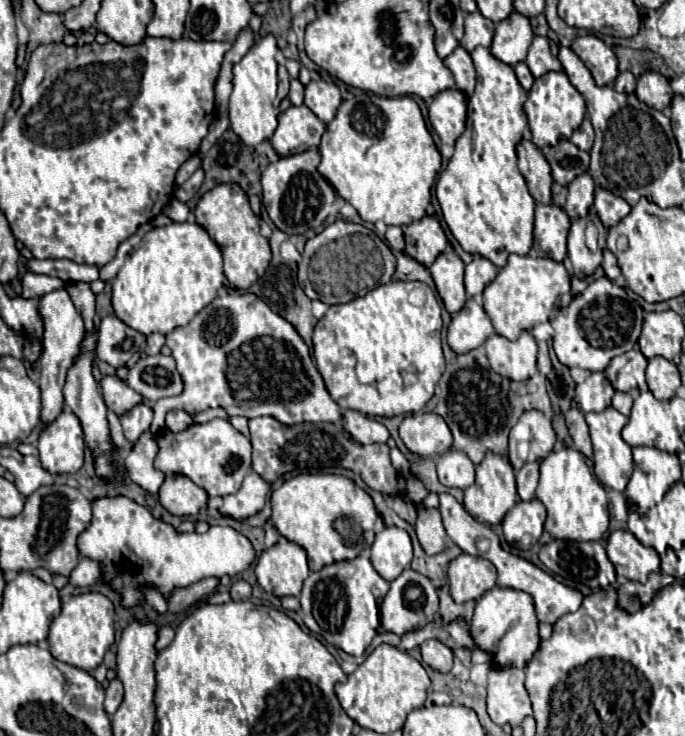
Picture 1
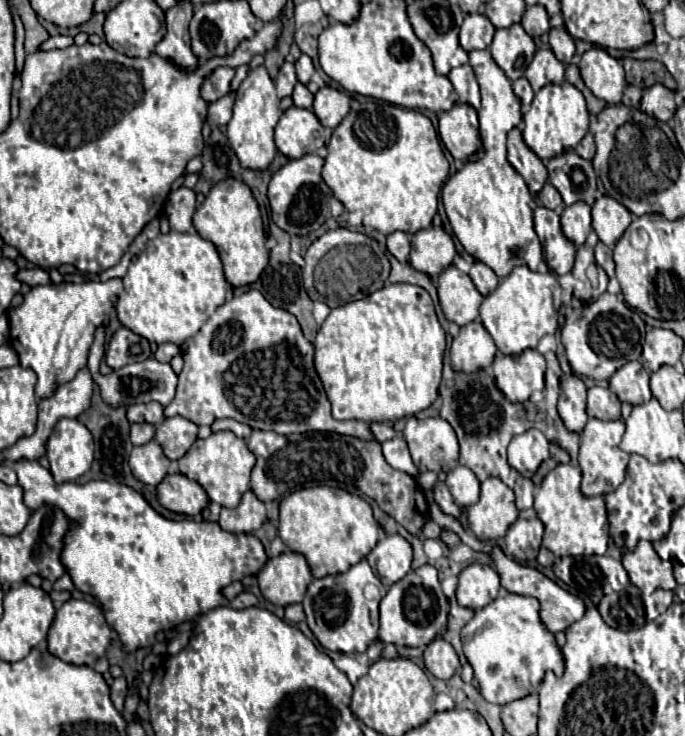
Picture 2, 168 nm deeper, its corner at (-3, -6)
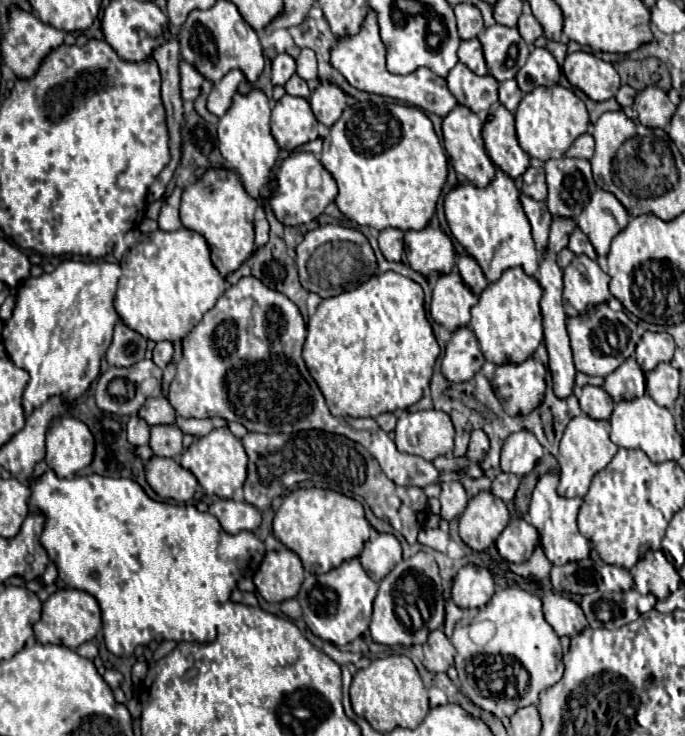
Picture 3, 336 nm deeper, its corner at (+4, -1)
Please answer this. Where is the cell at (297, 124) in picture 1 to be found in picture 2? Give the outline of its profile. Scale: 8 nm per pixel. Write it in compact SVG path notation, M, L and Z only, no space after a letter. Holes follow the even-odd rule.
M290 107L276 125L276 147L288 159L316 153L324 147L326 129L310 109Z

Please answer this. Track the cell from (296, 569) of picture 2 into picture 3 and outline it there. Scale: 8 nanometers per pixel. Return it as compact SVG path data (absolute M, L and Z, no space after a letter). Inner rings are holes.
M287 548L267 552L253 582L267 602L283 602L295 598L303 582L303 564L299 556Z

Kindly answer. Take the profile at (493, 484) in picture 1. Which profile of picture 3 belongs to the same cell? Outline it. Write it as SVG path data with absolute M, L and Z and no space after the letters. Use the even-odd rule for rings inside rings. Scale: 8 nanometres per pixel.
M483 490L475 498L469 500L467 510L461 514L461 518L459 518L459 536L471 550L483 552L497 540L497 536L503 532L507 522L509 522L509 510L503 504L503 500L495 498L489 490Z

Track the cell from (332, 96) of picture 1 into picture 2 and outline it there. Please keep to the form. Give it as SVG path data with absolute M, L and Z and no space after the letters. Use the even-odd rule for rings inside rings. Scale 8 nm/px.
M322 87L314 95L314 113L324 127L334 129L346 117L348 109L350 109L348 95L334 87Z

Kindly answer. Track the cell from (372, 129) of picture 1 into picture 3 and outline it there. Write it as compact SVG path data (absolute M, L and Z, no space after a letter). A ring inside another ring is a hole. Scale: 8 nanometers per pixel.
M367 100L359 102L357 106L347 106L343 116L331 126L329 136L323 140L321 164L337 182L339 192L335 196L335 204L339 210L359 226L369 226L375 230L423 230L435 214L437 200L447 182L447 156L433 130L433 122L427 118L427 114L423 114L423 110L391 100Z

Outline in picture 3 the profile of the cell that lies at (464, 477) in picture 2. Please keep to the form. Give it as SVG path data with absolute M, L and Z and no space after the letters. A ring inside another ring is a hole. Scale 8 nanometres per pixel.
M443 482L441 490L441 518L451 522L453 518L463 514L463 508L467 508L467 492L459 482Z

